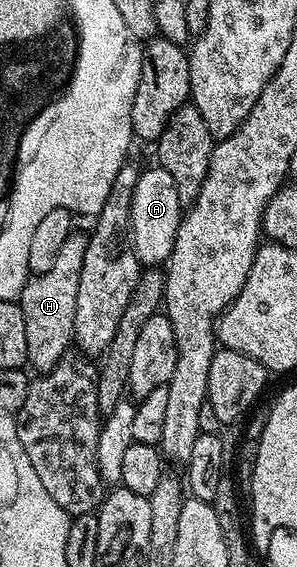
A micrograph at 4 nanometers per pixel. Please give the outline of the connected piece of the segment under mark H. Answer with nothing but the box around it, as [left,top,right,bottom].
[19,233,86,373]

